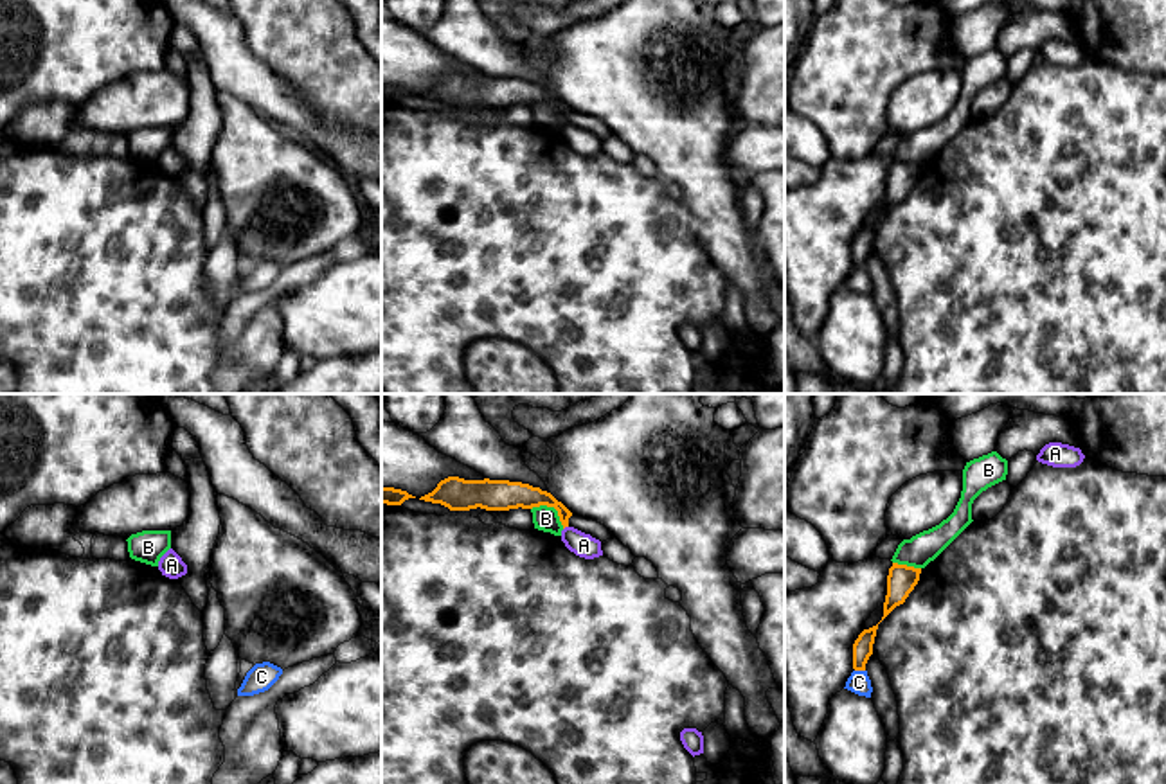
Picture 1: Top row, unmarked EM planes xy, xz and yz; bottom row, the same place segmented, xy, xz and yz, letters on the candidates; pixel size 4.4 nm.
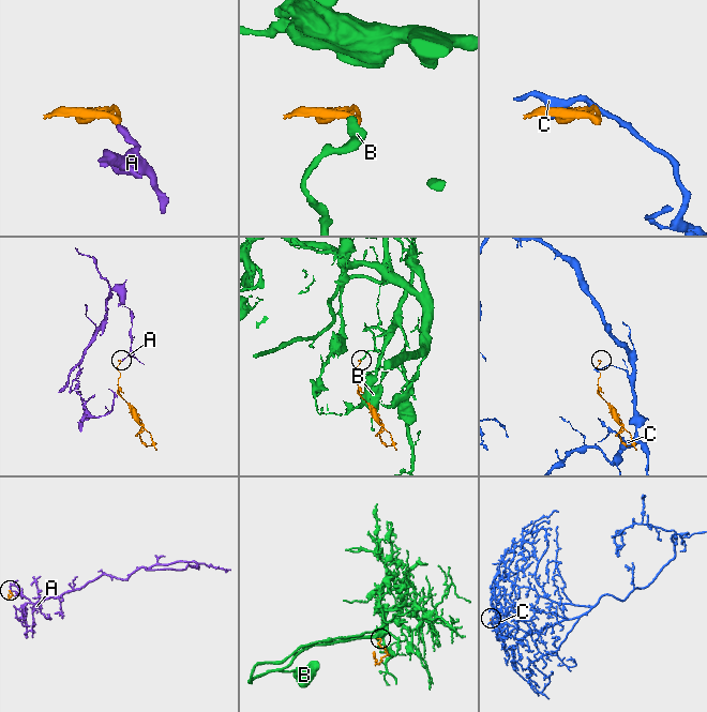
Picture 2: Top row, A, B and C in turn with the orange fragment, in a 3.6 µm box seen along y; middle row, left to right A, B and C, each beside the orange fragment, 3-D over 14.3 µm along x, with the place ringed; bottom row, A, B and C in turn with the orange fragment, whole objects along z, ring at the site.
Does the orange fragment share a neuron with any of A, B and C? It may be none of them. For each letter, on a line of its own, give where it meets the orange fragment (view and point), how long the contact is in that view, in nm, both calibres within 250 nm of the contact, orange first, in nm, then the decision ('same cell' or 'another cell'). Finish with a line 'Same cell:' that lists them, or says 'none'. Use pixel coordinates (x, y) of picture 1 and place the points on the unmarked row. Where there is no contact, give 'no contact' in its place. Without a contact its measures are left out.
A: xz (565, 123) | 30 nm | 110/110 nm | another cell
B: xz (553, 103) | 180 nm | 140/110 nm | another cell
C: yz (861, 267) | 50 nm | 90/100 nm | another cell
Same cell: none

